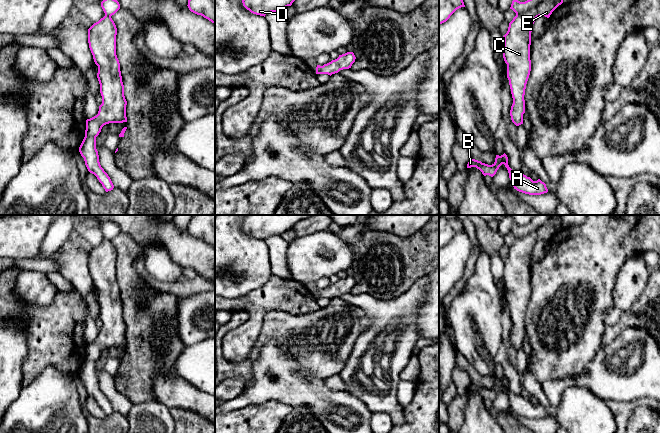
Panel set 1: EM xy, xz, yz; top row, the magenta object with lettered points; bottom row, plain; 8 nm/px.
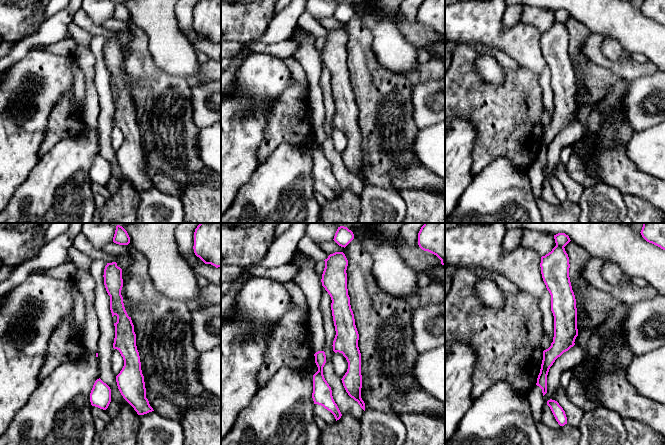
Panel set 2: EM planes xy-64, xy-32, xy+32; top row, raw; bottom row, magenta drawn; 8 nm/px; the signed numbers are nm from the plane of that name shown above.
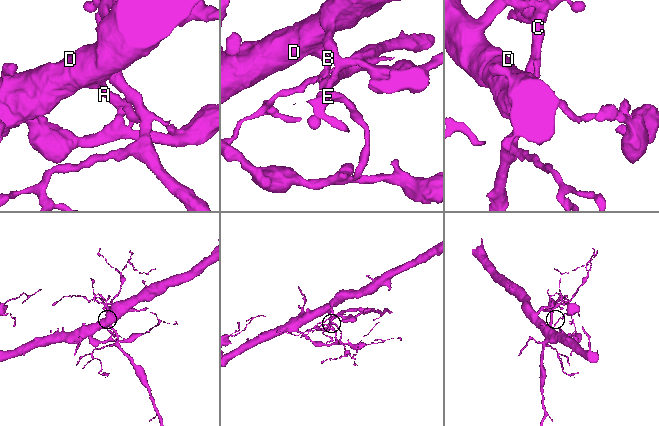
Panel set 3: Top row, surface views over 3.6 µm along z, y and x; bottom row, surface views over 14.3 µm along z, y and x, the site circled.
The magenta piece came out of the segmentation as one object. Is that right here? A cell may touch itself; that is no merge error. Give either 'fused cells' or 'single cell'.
fused cells

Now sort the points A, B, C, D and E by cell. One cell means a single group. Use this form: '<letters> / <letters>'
A B D / C E

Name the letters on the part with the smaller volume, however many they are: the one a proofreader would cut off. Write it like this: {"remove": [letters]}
{"remove": ["C", "E"]}

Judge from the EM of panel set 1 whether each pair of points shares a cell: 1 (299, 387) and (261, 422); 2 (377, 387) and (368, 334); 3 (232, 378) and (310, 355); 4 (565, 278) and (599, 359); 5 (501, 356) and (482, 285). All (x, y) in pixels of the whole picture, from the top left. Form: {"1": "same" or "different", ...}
{"1": "different", "2": "same", "3": "same", "4": "different", "5": "different"}

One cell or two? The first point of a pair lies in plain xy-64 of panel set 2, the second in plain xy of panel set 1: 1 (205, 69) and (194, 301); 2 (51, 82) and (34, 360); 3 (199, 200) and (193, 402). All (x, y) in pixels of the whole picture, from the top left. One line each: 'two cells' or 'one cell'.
1: two cells
2: two cells
3: two cells

